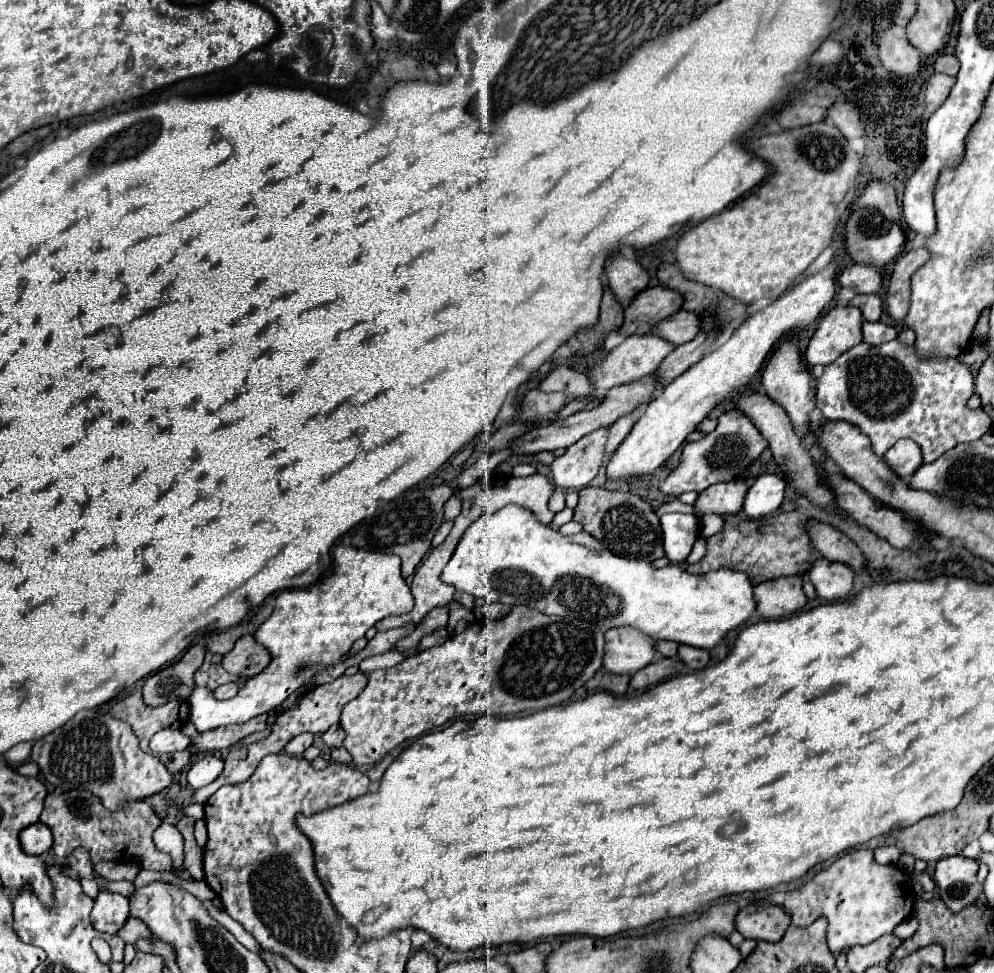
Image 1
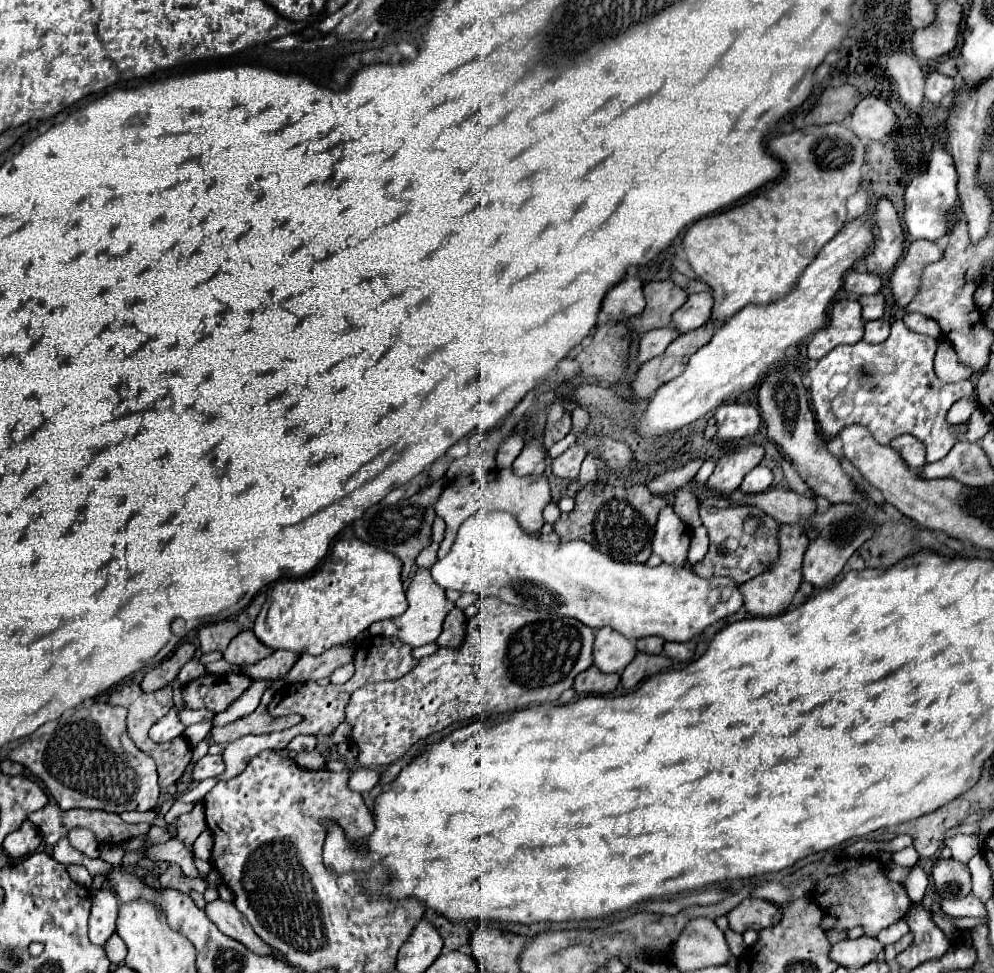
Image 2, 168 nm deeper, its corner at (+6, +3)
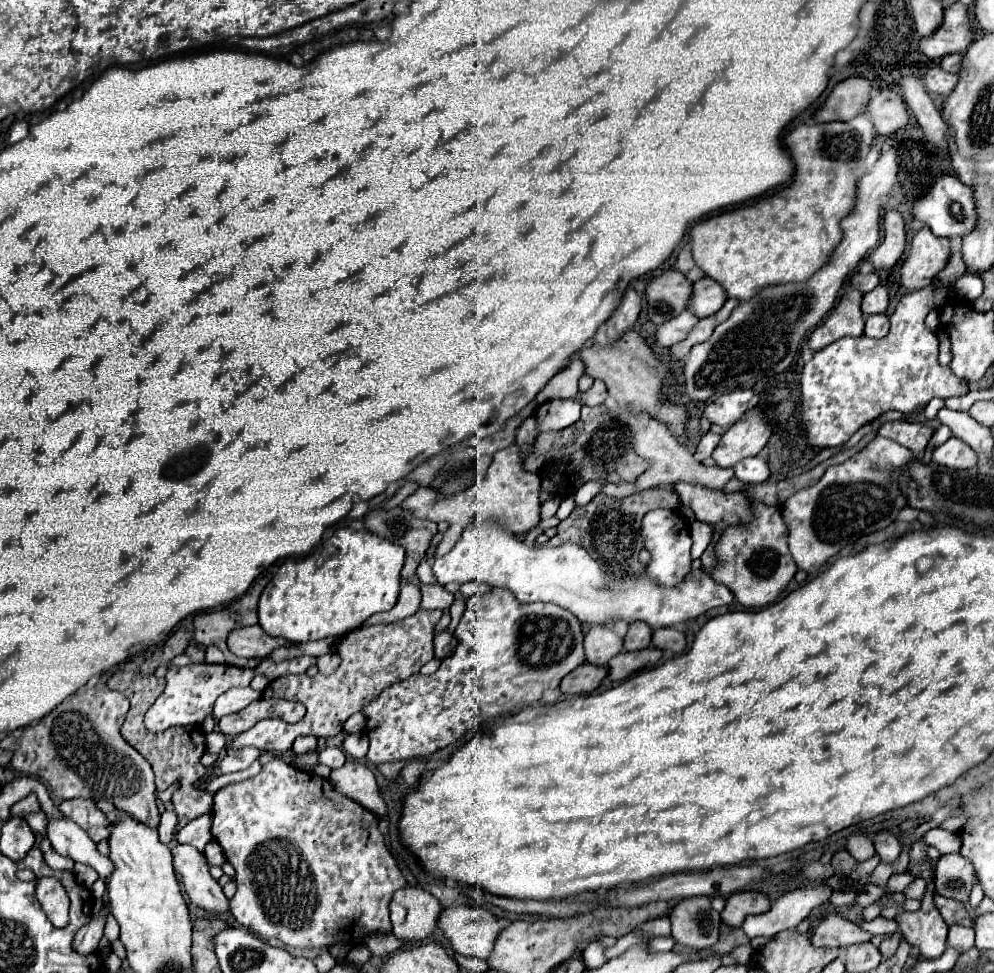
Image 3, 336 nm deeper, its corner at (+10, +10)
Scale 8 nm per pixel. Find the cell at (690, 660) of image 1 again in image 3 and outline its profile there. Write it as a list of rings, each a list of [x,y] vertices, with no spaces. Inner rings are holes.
[[[659,628],[653,632],[653,642],[655,648],[661,650],[671,650],[673,654],[679,654],[685,650],[685,636],[673,628]]]

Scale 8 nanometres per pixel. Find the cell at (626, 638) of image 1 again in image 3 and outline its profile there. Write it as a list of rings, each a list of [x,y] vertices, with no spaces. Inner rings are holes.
[[[593,626],[585,634],[583,648],[589,664],[607,666],[607,662],[623,650],[623,638],[617,636],[609,626]]]

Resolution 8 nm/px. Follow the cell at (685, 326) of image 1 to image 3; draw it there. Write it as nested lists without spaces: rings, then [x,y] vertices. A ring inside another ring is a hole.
[[[701,278],[699,282],[695,282],[695,294],[691,298],[689,310],[695,312],[695,316],[705,318],[715,314],[727,300],[727,294],[723,290],[721,284],[717,284],[713,278]]]

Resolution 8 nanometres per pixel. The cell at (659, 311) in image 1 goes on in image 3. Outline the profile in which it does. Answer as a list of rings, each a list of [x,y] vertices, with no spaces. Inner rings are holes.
[[[677,270],[657,276],[647,286],[647,308],[649,320],[663,324],[679,316],[693,296],[693,284]]]

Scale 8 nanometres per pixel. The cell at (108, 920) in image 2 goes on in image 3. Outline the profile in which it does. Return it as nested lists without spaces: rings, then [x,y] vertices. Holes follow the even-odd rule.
[[[103,910],[99,918],[93,918],[87,926],[77,930],[75,940],[73,940],[75,952],[79,952],[83,956],[97,952],[97,946],[99,946],[99,940],[103,936],[103,928],[105,928],[105,914],[107,914],[107,910]]]

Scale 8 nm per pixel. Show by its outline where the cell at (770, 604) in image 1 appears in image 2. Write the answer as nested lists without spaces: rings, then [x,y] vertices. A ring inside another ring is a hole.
[[[781,525],[779,547],[781,547],[779,559],[775,563],[771,563],[771,567],[763,575],[759,575],[739,587],[743,593],[743,599],[745,599],[745,609],[755,617],[773,617],[773,615],[787,611],[787,607],[793,601],[793,595],[797,593],[797,589],[803,581],[801,563],[803,563],[805,551],[809,547],[809,539],[803,535],[803,529],[799,525]]]

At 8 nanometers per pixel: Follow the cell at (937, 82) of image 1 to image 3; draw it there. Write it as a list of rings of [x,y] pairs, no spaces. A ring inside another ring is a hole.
[[[933,66],[933,68],[927,72],[927,78],[925,78],[927,90],[933,92],[933,94],[941,94],[941,96],[947,96],[947,94],[955,88],[957,82],[959,82],[959,74],[945,72],[945,70],[939,68],[939,66]]]

